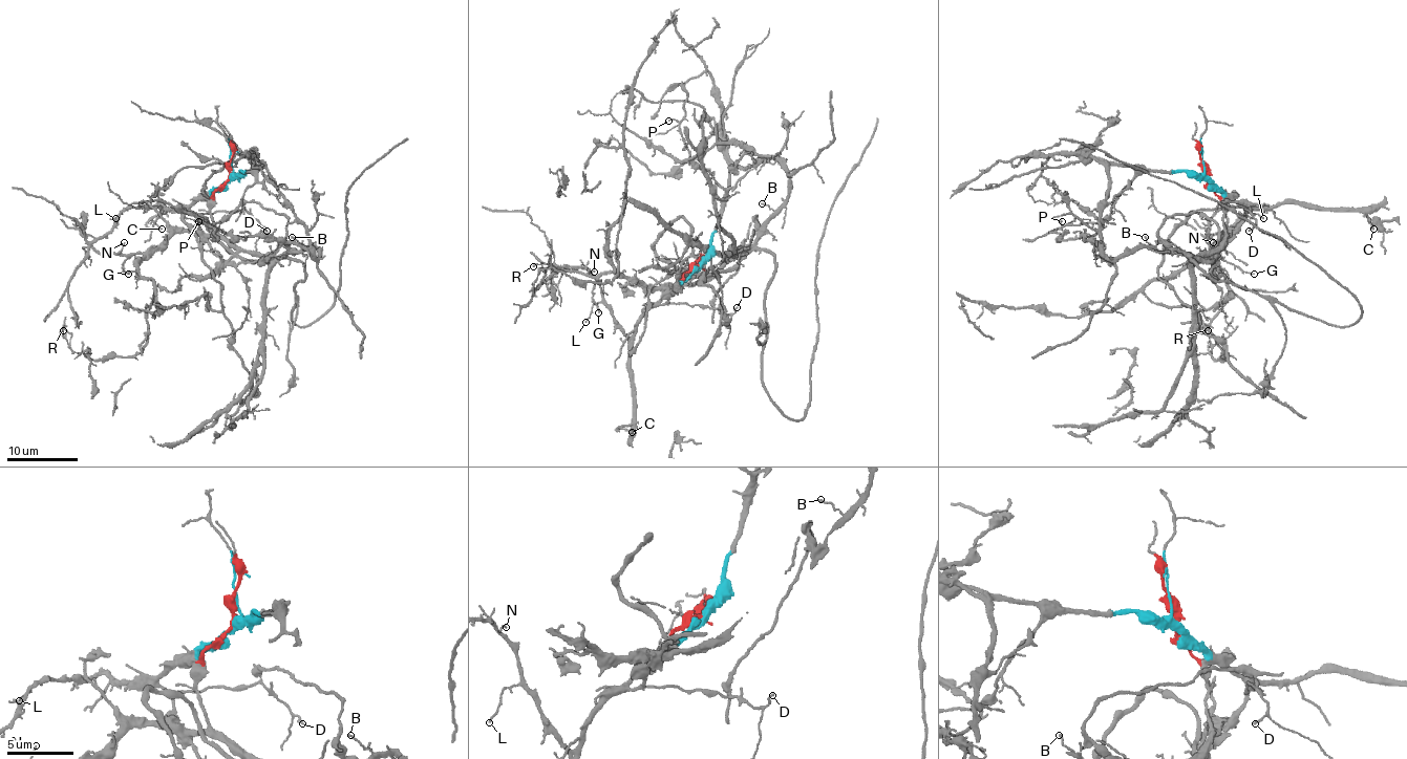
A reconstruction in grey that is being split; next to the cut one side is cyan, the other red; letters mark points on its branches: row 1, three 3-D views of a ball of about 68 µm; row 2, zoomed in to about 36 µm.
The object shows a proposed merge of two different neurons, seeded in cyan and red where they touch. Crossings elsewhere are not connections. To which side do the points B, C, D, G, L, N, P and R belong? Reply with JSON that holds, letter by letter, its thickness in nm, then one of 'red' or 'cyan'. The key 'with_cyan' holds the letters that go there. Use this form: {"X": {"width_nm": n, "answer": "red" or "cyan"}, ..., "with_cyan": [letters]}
{"B": {"width_nm": 120, "answer": "red"}, "C": {"width_nm": 120, "answer": "cyan"}, "D": {"width_nm": 160, "answer": "cyan"}, "G": {"width_nm": 120, "answer": "red"}, "L": {"width_nm": 120, "answer": "cyan"}, "N": {"width_nm": 110, "answer": "red"}, "P": {"width_nm": 120, "answer": "cyan"}, "R": {"width_nm": 120, "answer": "red"}, "with_cyan": ["C", "D", "L", "P"]}

